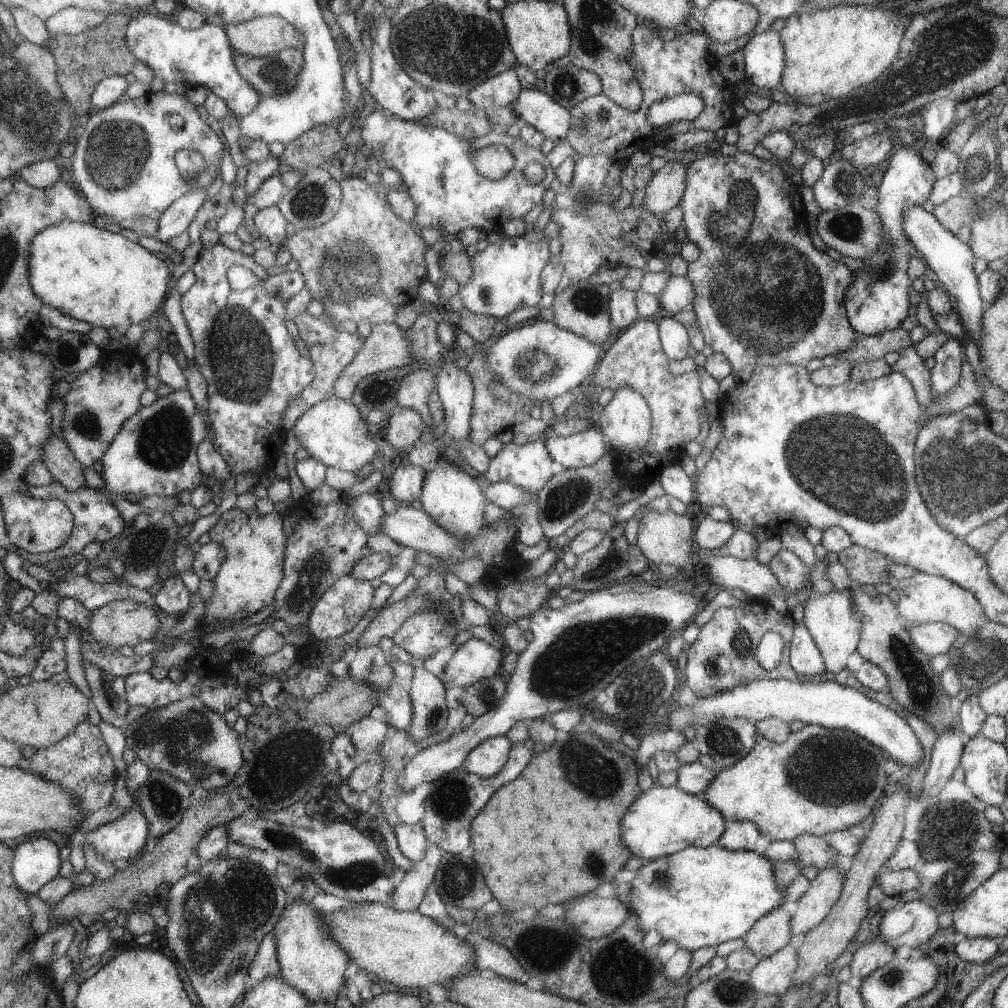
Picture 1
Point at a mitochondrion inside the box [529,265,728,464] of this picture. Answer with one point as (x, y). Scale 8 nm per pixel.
(590, 302)

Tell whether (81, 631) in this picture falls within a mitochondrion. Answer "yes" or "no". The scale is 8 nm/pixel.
no

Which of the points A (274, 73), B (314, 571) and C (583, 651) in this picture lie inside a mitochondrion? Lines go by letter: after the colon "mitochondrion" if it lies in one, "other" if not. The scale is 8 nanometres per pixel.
A: mitochondrion
B: mitochondrion
C: mitochondrion

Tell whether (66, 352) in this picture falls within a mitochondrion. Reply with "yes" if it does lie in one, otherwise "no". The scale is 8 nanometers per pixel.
yes

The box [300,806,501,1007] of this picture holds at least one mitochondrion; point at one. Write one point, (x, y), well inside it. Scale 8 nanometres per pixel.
(456, 882)

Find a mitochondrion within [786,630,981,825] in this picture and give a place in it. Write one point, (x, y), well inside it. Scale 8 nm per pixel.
(922, 693)

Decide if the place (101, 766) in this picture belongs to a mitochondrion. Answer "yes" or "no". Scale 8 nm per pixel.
no

